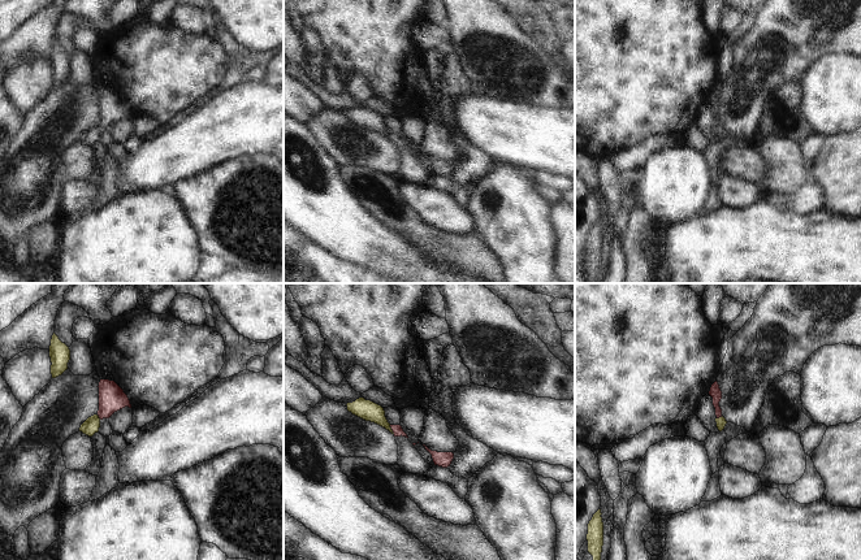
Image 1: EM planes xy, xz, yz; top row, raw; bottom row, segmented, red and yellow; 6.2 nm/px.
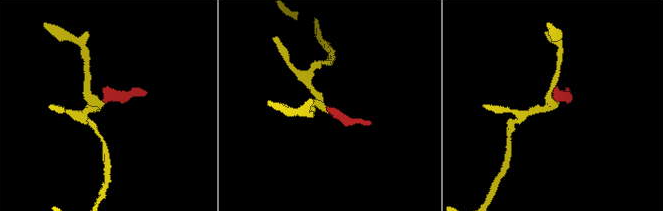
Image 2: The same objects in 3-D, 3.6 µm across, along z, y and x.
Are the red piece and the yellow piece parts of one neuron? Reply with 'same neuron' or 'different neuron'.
same neuron

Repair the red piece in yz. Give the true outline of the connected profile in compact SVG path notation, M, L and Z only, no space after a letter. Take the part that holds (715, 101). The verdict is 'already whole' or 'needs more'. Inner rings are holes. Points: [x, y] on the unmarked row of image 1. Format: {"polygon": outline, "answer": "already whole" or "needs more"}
{"polygon": "M715 90L709 100L709 104L713 107L713 114L715 117L715 131L719 140L722 140L727 133L726 127L722 125L722 118L719 116L719 110L722 108L722 100L719 97L718 91Z", "answer": "needs more"}

